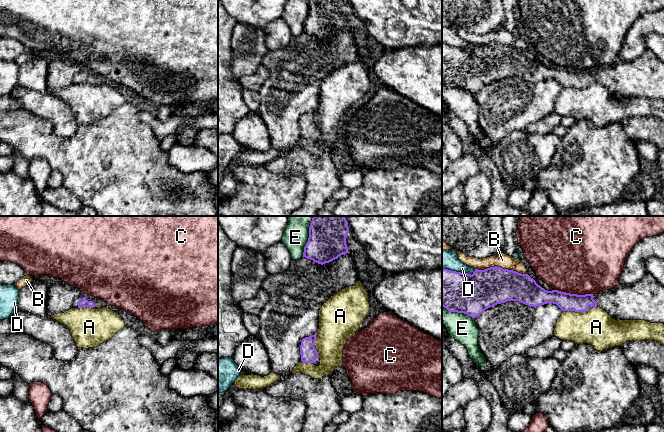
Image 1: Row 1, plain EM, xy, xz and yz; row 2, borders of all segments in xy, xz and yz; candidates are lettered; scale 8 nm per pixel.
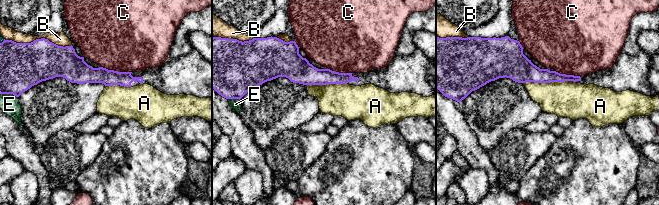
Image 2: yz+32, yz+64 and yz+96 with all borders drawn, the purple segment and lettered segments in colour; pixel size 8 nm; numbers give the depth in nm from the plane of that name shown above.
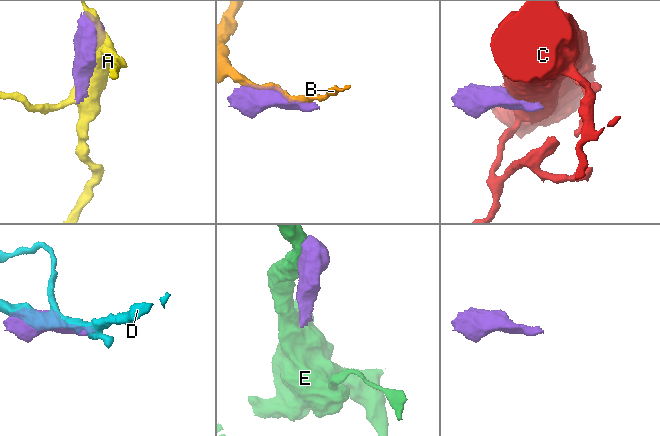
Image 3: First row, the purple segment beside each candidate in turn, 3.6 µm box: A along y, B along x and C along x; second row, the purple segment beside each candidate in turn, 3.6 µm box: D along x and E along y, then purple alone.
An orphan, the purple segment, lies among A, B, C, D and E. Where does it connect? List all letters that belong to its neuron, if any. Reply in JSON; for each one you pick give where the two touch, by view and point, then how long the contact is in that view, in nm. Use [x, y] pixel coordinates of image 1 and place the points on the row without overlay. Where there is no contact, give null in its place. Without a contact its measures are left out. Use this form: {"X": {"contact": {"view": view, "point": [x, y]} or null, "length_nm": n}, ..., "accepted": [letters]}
{"accepted": []}

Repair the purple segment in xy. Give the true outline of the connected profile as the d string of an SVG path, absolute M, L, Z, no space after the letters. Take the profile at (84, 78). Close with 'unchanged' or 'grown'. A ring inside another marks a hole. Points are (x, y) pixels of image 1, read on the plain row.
M82 69L73 79L74 84L89 83L99 85L107 82L108 80L106 77L86 69Z; grown

